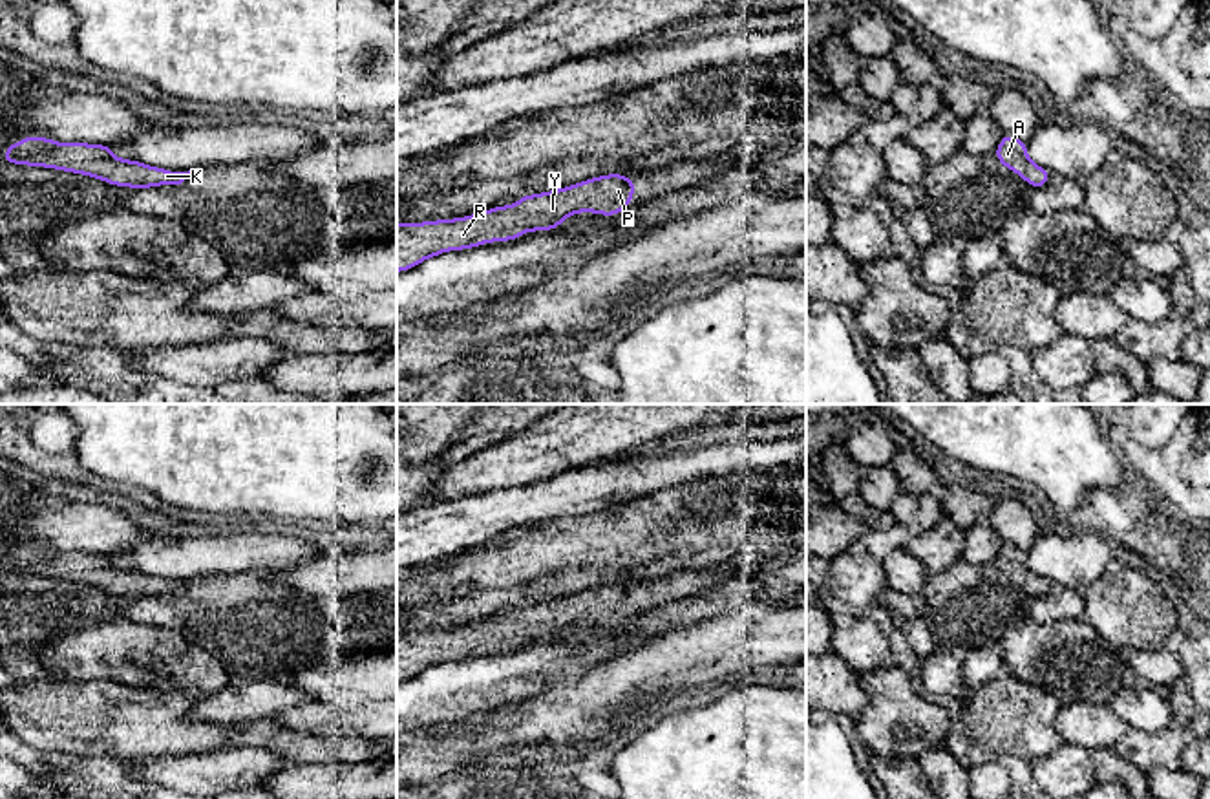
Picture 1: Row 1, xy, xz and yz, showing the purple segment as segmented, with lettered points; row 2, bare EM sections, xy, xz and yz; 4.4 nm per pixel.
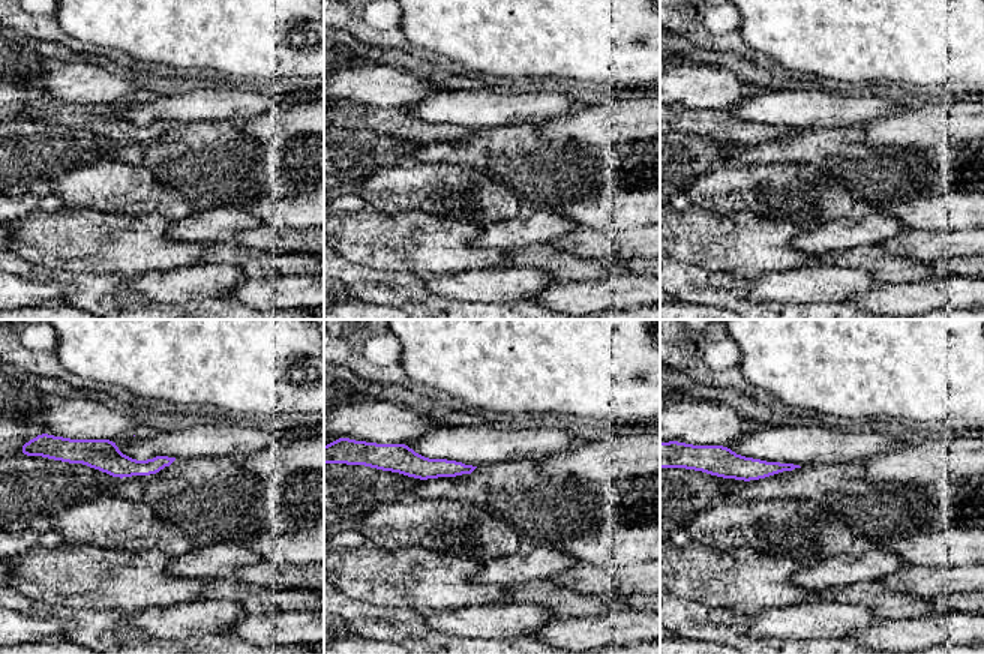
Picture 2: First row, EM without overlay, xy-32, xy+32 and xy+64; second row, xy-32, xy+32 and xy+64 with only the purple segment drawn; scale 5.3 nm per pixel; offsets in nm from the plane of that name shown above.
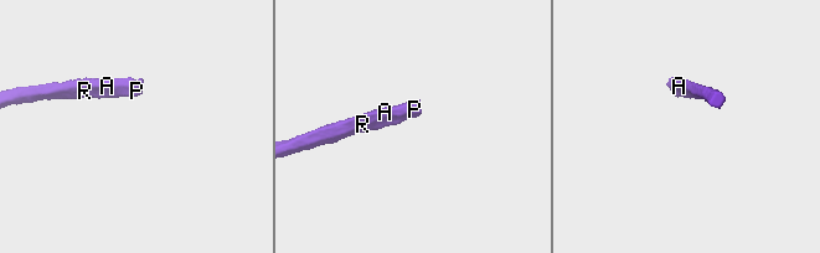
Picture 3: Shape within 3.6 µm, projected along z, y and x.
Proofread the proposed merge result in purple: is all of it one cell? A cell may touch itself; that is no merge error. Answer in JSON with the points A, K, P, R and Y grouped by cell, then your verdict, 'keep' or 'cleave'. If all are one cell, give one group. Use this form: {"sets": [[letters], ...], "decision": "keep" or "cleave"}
{"sets": [["A", "K", "P", "R", "Y"]], "decision": "keep"}

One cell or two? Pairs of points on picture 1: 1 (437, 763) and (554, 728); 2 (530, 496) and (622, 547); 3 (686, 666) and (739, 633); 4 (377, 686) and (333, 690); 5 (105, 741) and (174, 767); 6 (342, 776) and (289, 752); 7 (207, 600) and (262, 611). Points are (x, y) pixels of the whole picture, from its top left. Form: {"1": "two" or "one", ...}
{"1": "one", "2": "two", "3": "one", "4": "one", "5": "two", "6": "two", "7": "one"}

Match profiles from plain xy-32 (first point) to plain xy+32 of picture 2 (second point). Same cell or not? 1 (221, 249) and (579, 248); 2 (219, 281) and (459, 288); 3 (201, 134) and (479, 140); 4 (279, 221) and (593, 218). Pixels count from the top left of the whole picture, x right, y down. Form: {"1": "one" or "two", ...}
{"1": "two", "2": "one", "3": "one", "4": "one"}

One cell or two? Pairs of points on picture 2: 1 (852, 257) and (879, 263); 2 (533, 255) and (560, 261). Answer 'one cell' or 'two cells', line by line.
1: one cell
2: one cell

